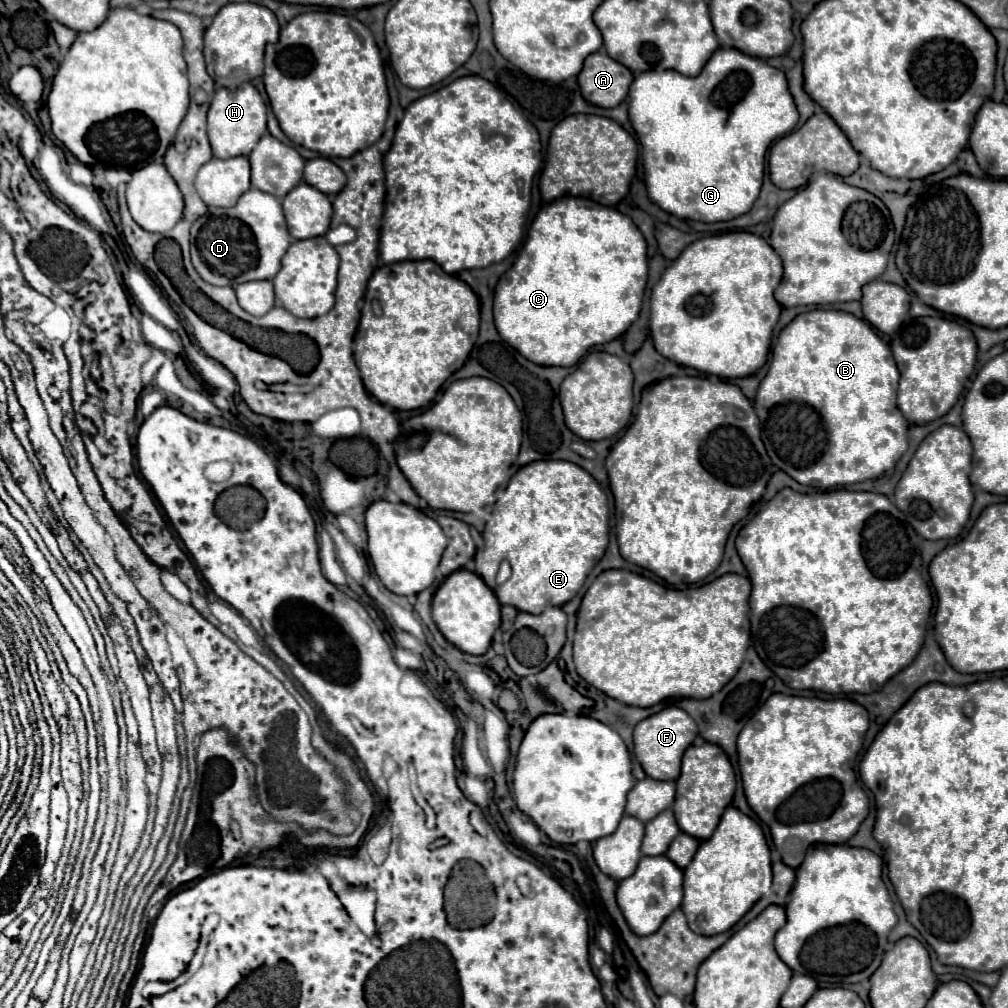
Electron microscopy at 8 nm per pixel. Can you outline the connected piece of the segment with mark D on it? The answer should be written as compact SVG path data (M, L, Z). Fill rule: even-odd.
M250 188L240 196L238 204L232 208L208 208L208 212L192 226L192 266L200 278L212 286L232 286L250 280L272 280L280 270L280 260L286 254L292 238L286 228L284 212L280 208L280 198L266 194L262 190Z

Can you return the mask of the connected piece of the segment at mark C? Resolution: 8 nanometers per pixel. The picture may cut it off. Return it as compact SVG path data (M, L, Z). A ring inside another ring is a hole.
M562 196L560 200L546 203L539 211L536 220L532 222L526 242L520 250L518 260L500 276L496 290L494 290L494 322L496 330L502 336L504 342L508 342L514 350L518 350L526 360L540 364L540 366L574 366L592 346L606 344L610 340L620 338L630 324L638 318L640 308L642 308L642 296L648 280L648 256L646 256L646 240L642 232L636 228L636 224L622 212L614 210L612 207L596 204L592 200L576 198L576 196Z

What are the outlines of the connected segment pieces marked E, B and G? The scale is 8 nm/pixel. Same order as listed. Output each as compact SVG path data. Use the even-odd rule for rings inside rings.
M516 456L506 476L508 476L506 484L494 492L494 498L484 508L474 512L438 511L454 518L456 514L474 514L482 522L482 530L478 531L484 536L484 548L476 552L473 558L475 570L468 570L468 572L478 574L488 584L488 588L496 592L502 604L510 604L520 612L528 612L528 614L540 614L548 606L564 606L568 600L572 600L578 594L588 572L606 552L609 542L607 496L601 485L584 468L564 460L540 460L540 462L530 462L520 466ZM502 560L510 562L512 576L502 586L498 586L494 578Z
M812 310L796 316L778 336L772 346L772 364L766 374L766 378L760 382L758 394L754 398L754 410L760 418L760 430L762 430L762 442L766 446L766 452L774 466L784 470L790 478L804 486L814 486L820 490L830 490L832 486L846 486L854 482L864 482L870 478L878 478L886 470L892 470L900 456L908 450L908 422L896 408L896 390L898 390L898 368L894 364L892 352L886 342L880 340L880 336L860 318L848 314L848 312L838 312L838 310Z
M720 48L706 62L700 76L690 78L676 70L642 72L634 78L630 88L630 122L640 146L644 180L648 196L662 210L698 222L724 222L746 214L760 194L760 172L744 172L736 160L732 160L732 144L728 144L728 116L732 108L748 96L748 92L772 92L772 96L790 96L786 76L762 62L760 58L736 52L734 48Z

